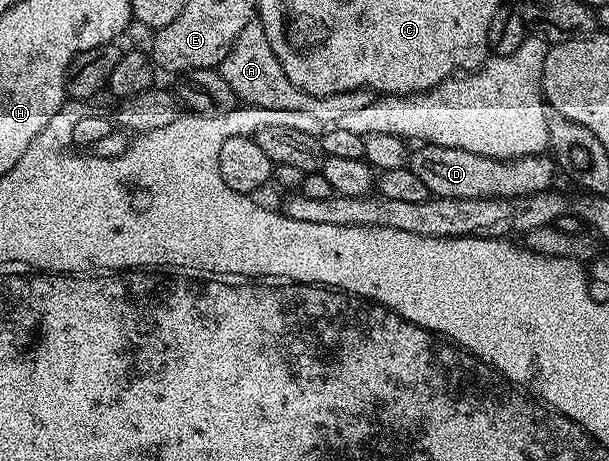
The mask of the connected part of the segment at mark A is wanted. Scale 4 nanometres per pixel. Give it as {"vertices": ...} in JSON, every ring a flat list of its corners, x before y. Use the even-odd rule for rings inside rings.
{"vertices":[[252,19,238,34,234,46,226,54,219,69,222,78,234,90,237,101,244,106,258,106,266,110,303,110,320,120,321,125,336,126,342,118,346,118,351,112,355,112,374,102,377,93,370,88,359,88,358,90,346,90,329,96,315,96,306,94,290,78,286,78,286,70,282,70,282,62,278,62,278,54,270,46,266,38,266,30,260,25,259,19]]}

